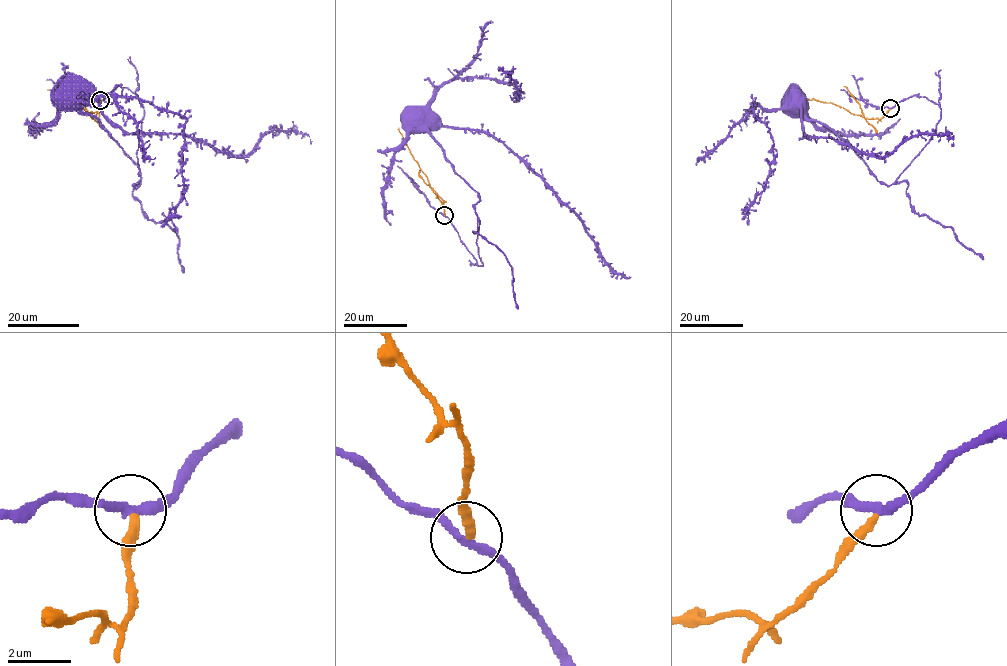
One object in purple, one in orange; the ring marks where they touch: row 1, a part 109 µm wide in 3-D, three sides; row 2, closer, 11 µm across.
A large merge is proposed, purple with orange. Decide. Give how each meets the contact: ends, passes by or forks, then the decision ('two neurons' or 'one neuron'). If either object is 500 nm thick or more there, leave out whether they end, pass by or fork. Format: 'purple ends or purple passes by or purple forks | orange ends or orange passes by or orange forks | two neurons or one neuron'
purple passes by | orange ends | two neurons

